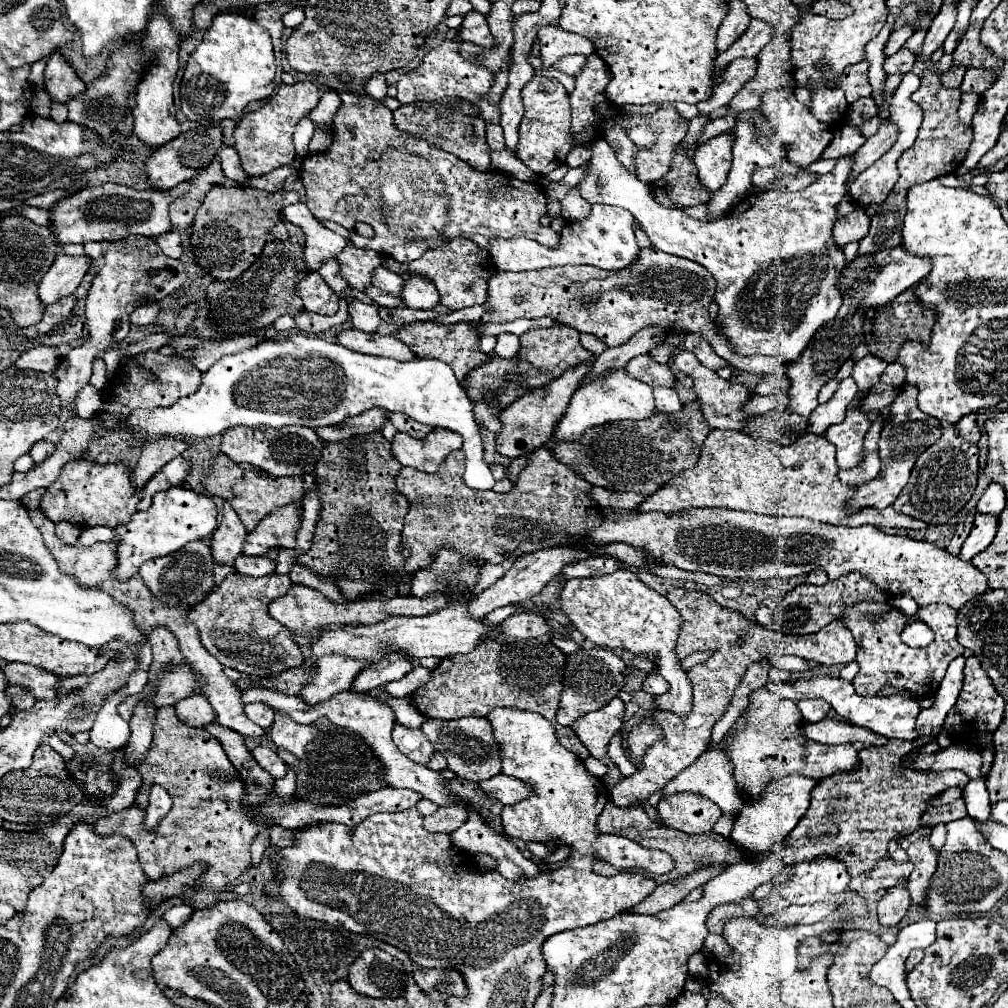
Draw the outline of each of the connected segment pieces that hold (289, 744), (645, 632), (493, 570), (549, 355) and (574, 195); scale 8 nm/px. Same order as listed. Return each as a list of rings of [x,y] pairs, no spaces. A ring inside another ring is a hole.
[[[276,713],[276,721],[270,727],[270,737],[278,747],[288,749],[298,759],[302,759],[306,757],[304,755],[306,743],[312,741],[312,737],[316,737],[316,727],[300,725],[294,719],[290,719],[286,713]]]
[[[620,569],[610,575],[570,579],[562,593],[560,605],[572,627],[584,633],[592,643],[608,649],[628,649],[634,655],[652,657],[658,665],[658,673],[668,681],[670,689],[656,697],[658,709],[678,713],[686,717],[692,711],[692,683],[680,667],[680,659],[674,653],[674,645],[680,631],[680,613],[674,605],[638,581],[634,571]]]
[[[506,561],[506,565],[490,565],[490,563],[482,565],[480,567],[480,583],[474,589],[474,595],[480,595],[484,589],[494,585],[510,569],[510,563],[514,563],[514,561]]]
[[[558,323],[548,329],[530,329],[520,336],[520,353],[516,359],[506,361],[492,355],[486,365],[470,373],[470,377],[466,379],[466,391],[472,401],[480,401],[482,397],[486,397],[486,401],[490,397],[498,397],[498,401],[502,401],[502,407],[508,407],[522,393],[528,393],[534,387],[548,385],[552,379],[560,377],[566,369],[580,365],[590,357],[592,353],[580,345],[580,333],[570,325]]]
[[[576,187],[570,189],[570,193],[562,199],[562,217],[568,221],[578,221],[588,211],[590,211],[590,203],[580,197]]]

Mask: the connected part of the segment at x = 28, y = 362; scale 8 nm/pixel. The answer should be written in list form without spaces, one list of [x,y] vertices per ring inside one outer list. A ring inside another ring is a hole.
[[[32,347],[20,355],[20,359],[16,361],[16,367],[42,371],[42,373],[54,373],[60,359],[62,357],[58,353],[58,347]]]

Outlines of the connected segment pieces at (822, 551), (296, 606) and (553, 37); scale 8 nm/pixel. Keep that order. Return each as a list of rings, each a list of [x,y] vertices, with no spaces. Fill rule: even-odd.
[[[702,507],[702,509],[684,509],[678,513],[660,513],[660,511],[640,511],[640,509],[616,509],[620,519],[604,519],[604,523],[590,533],[594,541],[622,541],[632,547],[644,549],[650,555],[676,565],[686,571],[704,571],[710,575],[726,579],[770,579],[770,577],[796,577],[806,575],[814,569],[824,569],[830,579],[858,571],[870,577],[884,593],[910,593],[920,607],[932,603],[946,603],[954,609],[962,609],[976,595],[986,593],[988,577],[982,575],[970,561],[962,561],[948,551],[926,543],[914,541],[910,537],[886,535],[876,527],[838,527],[822,521],[812,521],[804,517],[770,517],[750,511],[732,511],[724,507]]]
[[[292,585],[290,591],[280,597],[278,601],[274,601],[270,605],[270,615],[284,625],[294,641],[300,645],[302,655],[304,655],[304,667],[310,669],[314,665],[314,655],[312,655],[312,643],[318,639],[320,629],[324,629],[326,625],[374,625],[380,623],[392,615],[426,615],[432,613],[434,609],[440,609],[442,605],[448,603],[466,603],[466,601],[446,601],[446,597],[428,597],[428,599],[416,599],[410,595],[404,597],[392,597],[390,601],[380,601],[380,599],[360,599],[354,603],[330,603],[322,593],[310,589],[310,587],[302,587],[302,585]]]
[[[546,25],[538,31],[538,39],[540,39],[540,57],[544,61],[544,69],[552,67],[552,63],[560,61],[562,57],[570,55],[570,53],[578,53],[578,55],[590,55],[594,53],[594,47],[590,45],[590,41],[586,41],[586,37],[576,35],[576,33],[568,33],[556,25]]]

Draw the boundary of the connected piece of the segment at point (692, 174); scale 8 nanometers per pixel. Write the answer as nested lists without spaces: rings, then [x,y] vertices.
[[[682,143],[674,147],[674,157],[668,173],[662,179],[650,183],[650,193],[662,207],[686,209],[692,205],[708,203],[712,195],[708,189],[702,187],[698,169],[692,157],[686,157],[686,151],[682,147]]]

